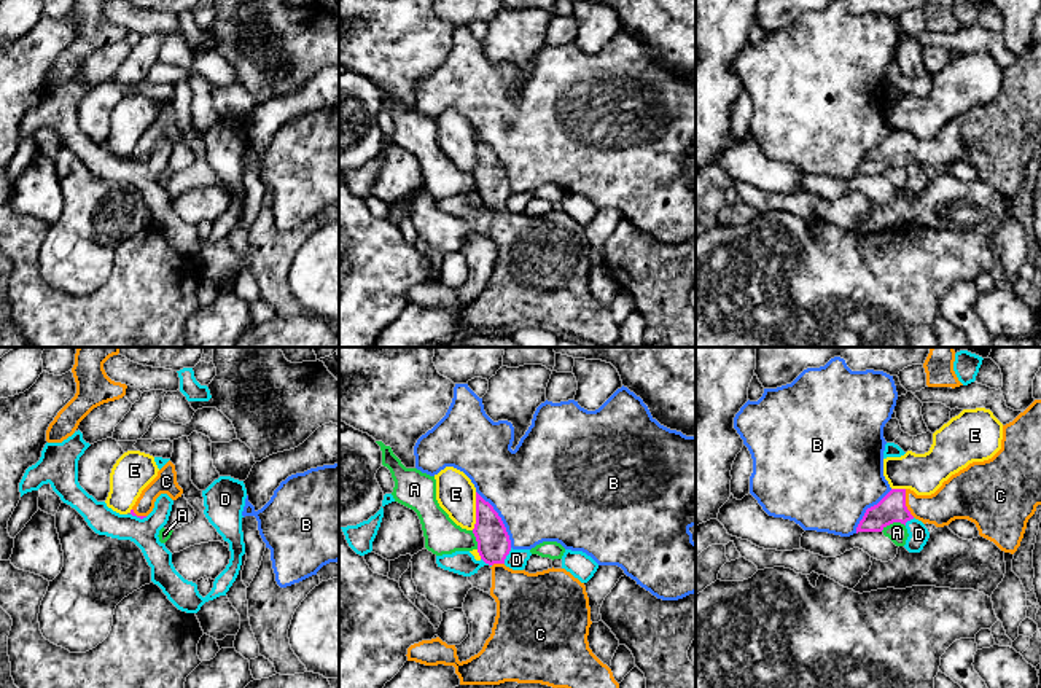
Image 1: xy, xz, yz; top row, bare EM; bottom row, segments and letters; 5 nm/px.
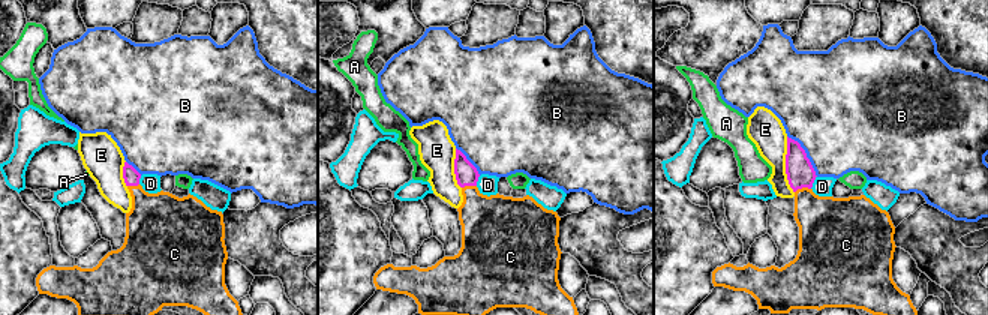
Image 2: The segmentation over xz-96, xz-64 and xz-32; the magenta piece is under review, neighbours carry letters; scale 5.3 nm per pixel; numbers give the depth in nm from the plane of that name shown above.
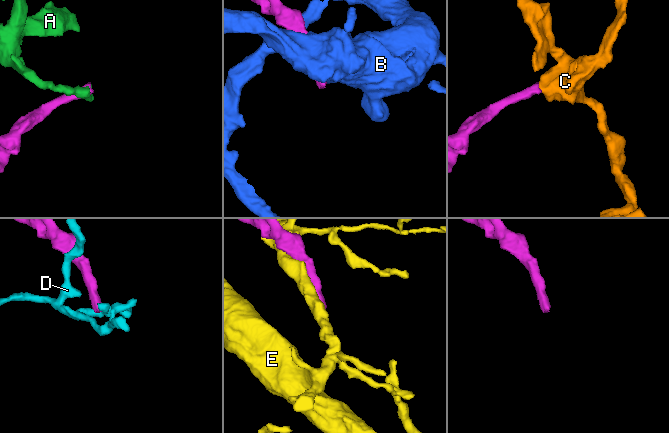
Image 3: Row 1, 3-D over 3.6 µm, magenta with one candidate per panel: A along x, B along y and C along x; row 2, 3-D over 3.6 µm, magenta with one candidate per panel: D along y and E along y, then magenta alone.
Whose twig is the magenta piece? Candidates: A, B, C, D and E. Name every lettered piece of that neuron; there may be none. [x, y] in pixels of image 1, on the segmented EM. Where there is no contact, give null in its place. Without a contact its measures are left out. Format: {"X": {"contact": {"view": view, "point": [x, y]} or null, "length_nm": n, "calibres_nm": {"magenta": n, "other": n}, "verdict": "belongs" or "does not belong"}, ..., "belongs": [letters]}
{"A": {"contact": {"view": "yz", "point": [892, 523]}, "length_nm": 130, "calibres_nm": {"magenta": 140, "other": 100}, "verdict": "does not belong"}, "B": {"contact": {"view": "xz", "point": [500, 519]}, "length_nm": 340, "calibres_nm": {"magenta": 170, "other": 480}, "verdict": "does not belong"}, "C": {"contact": {"view": "yz", "point": [904, 504]}, "length_nm": 150, "calibres_nm": {"magenta": 140, "other": 190}, "verdict": "belongs"}, "D": {"contact": {"view": "xz", "point": [506, 555]}, "length_nm": 90, "calibres_nm": {"magenta": 170, "other": 100}, "verdict": "does not belong"}, "E": {"contact": {"view": "xz", "point": [476, 512]}, "length_nm": 190, "calibres_nm": {"magenta": 170, "other": 200}, "verdict": "does not belong"}, "belongs": ["C"]}

